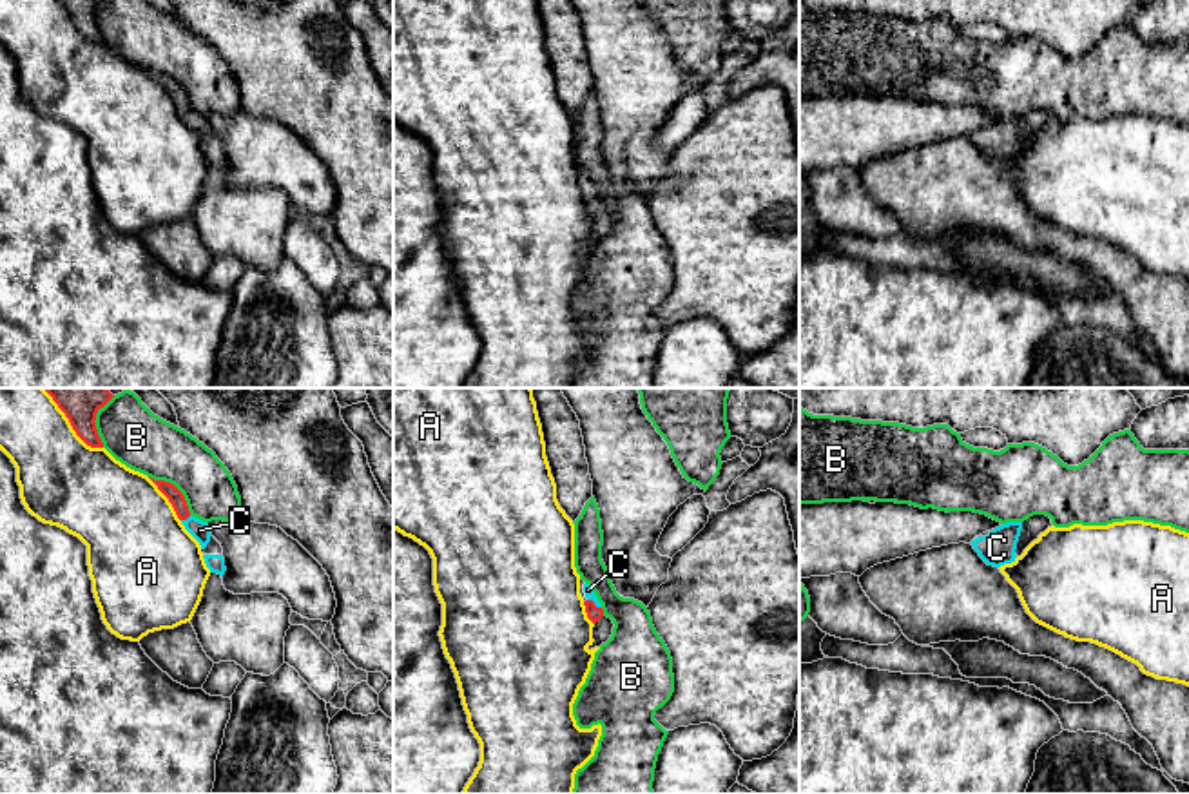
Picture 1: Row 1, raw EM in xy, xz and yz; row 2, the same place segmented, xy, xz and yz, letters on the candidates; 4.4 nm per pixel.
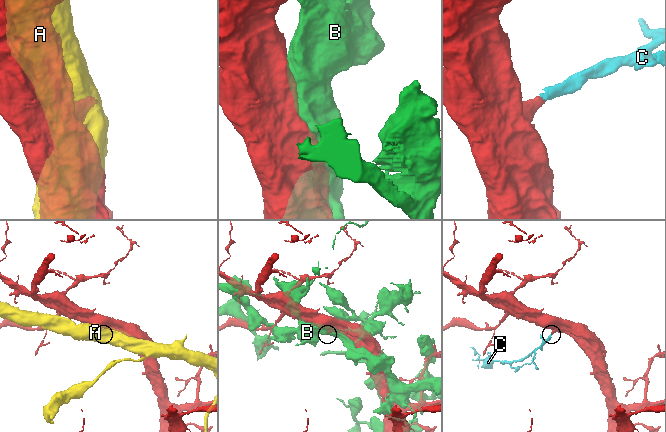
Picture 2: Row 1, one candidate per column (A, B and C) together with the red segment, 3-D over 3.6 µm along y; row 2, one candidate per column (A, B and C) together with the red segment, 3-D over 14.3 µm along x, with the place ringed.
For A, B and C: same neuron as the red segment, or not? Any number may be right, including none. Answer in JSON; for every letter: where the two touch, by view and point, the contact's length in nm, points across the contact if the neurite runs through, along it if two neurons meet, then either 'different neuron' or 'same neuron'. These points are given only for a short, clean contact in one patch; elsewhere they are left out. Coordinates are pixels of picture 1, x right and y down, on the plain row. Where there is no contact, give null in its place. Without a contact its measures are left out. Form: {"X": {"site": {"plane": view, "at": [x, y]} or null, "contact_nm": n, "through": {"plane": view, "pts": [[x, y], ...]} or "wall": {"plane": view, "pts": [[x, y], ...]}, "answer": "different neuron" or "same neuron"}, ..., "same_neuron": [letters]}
{"A": {"site": {"plane": "xy", "at": [77, 28]}, "contact_nm": 280, "answer": "different neuron"}, "B": {"site": {"plane": "xy", "at": [176, 82]}, "contact_nm": 260, "answer": "different neuron"}, "C": {"site": {"plane": "xy", "at": [185, 113]}, "contact_nm": 50, "through": {"plane": "xy", "pts": [[171, 86], [185, 113], [200, 124]]}, "answer": "same neuron"}, "same_neuron": ["C"]}

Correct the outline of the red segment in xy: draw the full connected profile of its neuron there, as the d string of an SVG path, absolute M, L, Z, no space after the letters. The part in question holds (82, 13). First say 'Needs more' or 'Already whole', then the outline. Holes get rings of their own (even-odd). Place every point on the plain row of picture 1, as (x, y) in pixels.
Already whole. M58 0L69 13L76 29L91 42L103 42L96 24L96 7L103 0Z

